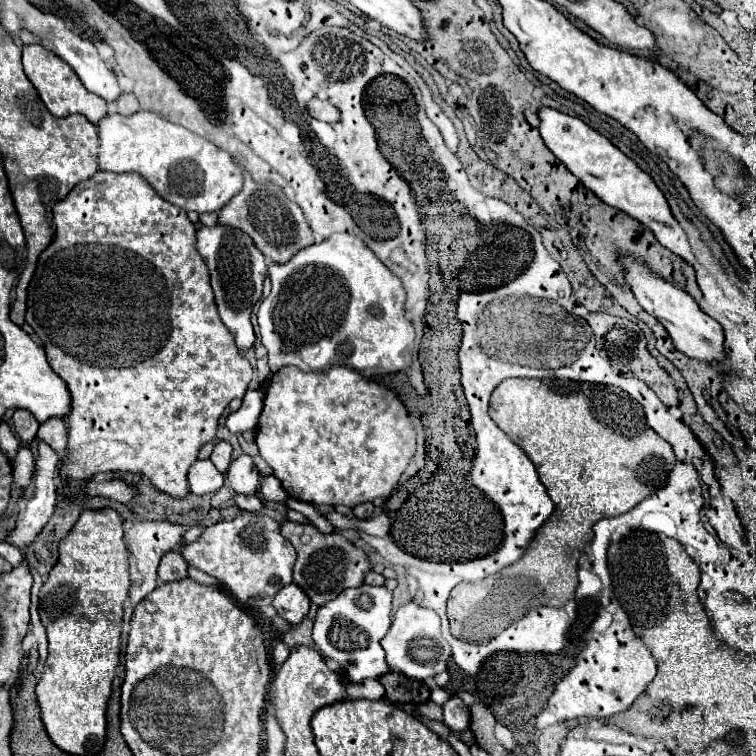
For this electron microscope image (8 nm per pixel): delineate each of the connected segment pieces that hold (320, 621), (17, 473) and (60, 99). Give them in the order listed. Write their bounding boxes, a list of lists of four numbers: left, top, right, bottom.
[[314,586,392,682],[12,448,34,488],[22,44,108,124]]

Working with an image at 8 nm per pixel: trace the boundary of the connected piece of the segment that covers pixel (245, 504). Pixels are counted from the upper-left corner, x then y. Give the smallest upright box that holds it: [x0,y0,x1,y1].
[234,496,266,512]

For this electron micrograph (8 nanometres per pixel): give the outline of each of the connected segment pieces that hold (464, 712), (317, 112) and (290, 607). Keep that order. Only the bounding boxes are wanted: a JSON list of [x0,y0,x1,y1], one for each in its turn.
[[442,696,470,736],[308,98,340,124],[274,582,310,624]]

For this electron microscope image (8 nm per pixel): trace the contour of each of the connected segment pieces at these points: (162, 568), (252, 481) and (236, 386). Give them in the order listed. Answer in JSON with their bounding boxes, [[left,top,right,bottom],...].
[[158,550,186,582],[228,454,260,494],[26,170,252,498]]

